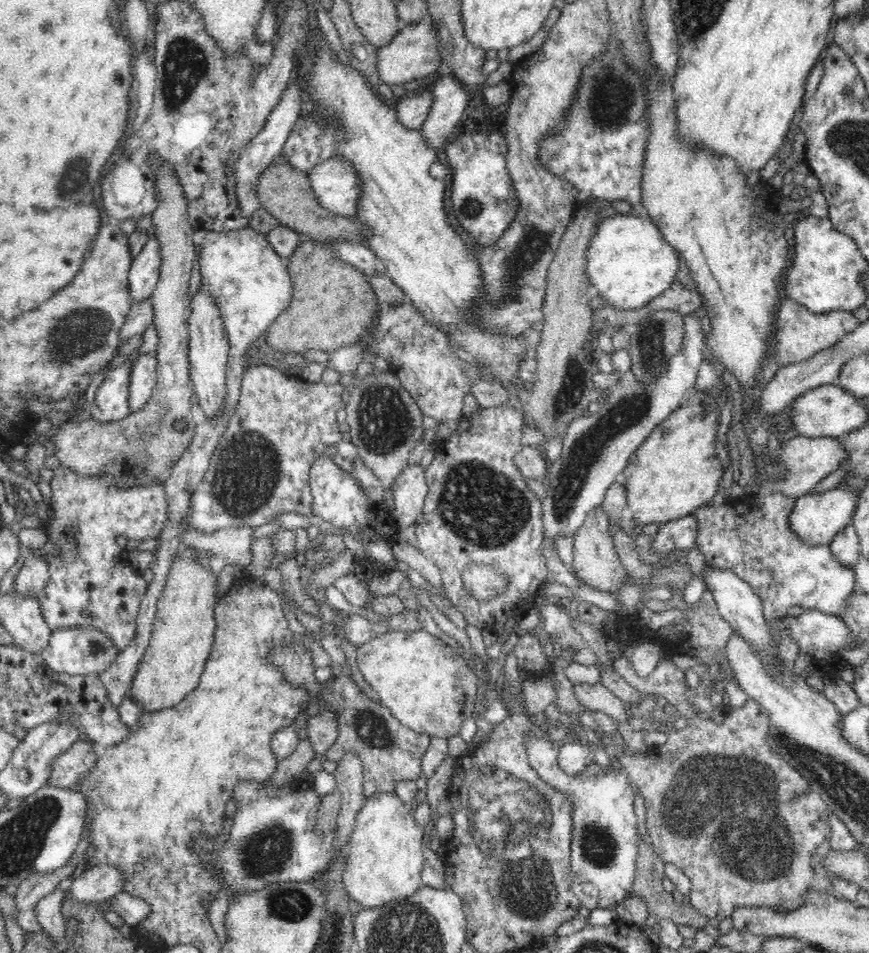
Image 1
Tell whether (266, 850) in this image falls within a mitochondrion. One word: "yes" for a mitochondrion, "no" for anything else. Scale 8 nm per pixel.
yes

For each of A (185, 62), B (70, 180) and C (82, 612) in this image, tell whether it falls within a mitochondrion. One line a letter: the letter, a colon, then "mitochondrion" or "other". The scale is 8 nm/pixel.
A: mitochondrion
B: mitochondrion
C: mitochondrion

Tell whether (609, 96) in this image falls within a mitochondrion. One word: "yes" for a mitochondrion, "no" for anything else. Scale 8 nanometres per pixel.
yes

